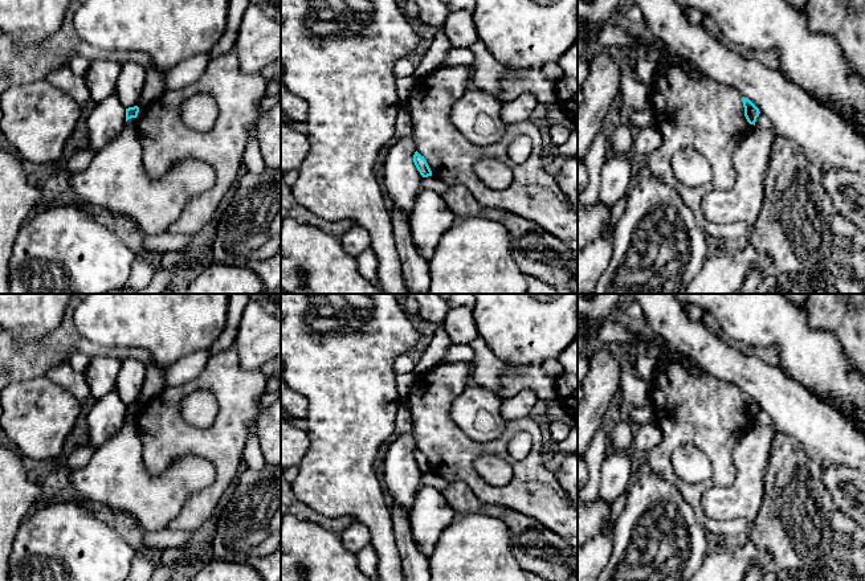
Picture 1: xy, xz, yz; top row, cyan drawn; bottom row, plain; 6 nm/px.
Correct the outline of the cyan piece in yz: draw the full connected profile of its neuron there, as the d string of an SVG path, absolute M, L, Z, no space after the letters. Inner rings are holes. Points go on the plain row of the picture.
M747 394L742 396L744 404L744 413L750 421L755 422L756 414L759 413L759 405Z

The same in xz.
M417 447L413 451L413 459L423 474L432 472L432 467L427 457Z

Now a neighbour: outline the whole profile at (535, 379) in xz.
M533 364L525 373L505 372L501 375L501 389L497 394L505 400L522 389L533 390L539 400L556 398L555 377L548 376L542 364Z

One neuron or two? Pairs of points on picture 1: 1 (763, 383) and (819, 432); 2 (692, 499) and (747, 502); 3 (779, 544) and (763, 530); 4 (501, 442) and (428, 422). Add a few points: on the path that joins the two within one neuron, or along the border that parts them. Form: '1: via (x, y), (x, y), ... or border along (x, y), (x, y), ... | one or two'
1: via (776, 393), (806, 418) | one
2: border along (704, 486), (704, 512), (722, 520) | two
3: via (775, 540), (767, 532) | one
4: via (482, 447), (453, 447), (447, 441) | one

